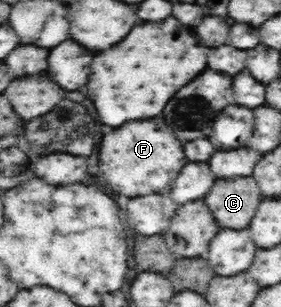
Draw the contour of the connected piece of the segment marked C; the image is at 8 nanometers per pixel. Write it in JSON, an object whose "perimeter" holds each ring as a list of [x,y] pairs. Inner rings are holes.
{"perimeter":[[[252,176],[216,180],[206,194],[206,204],[222,228],[248,228],[260,202],[262,192]]]}

